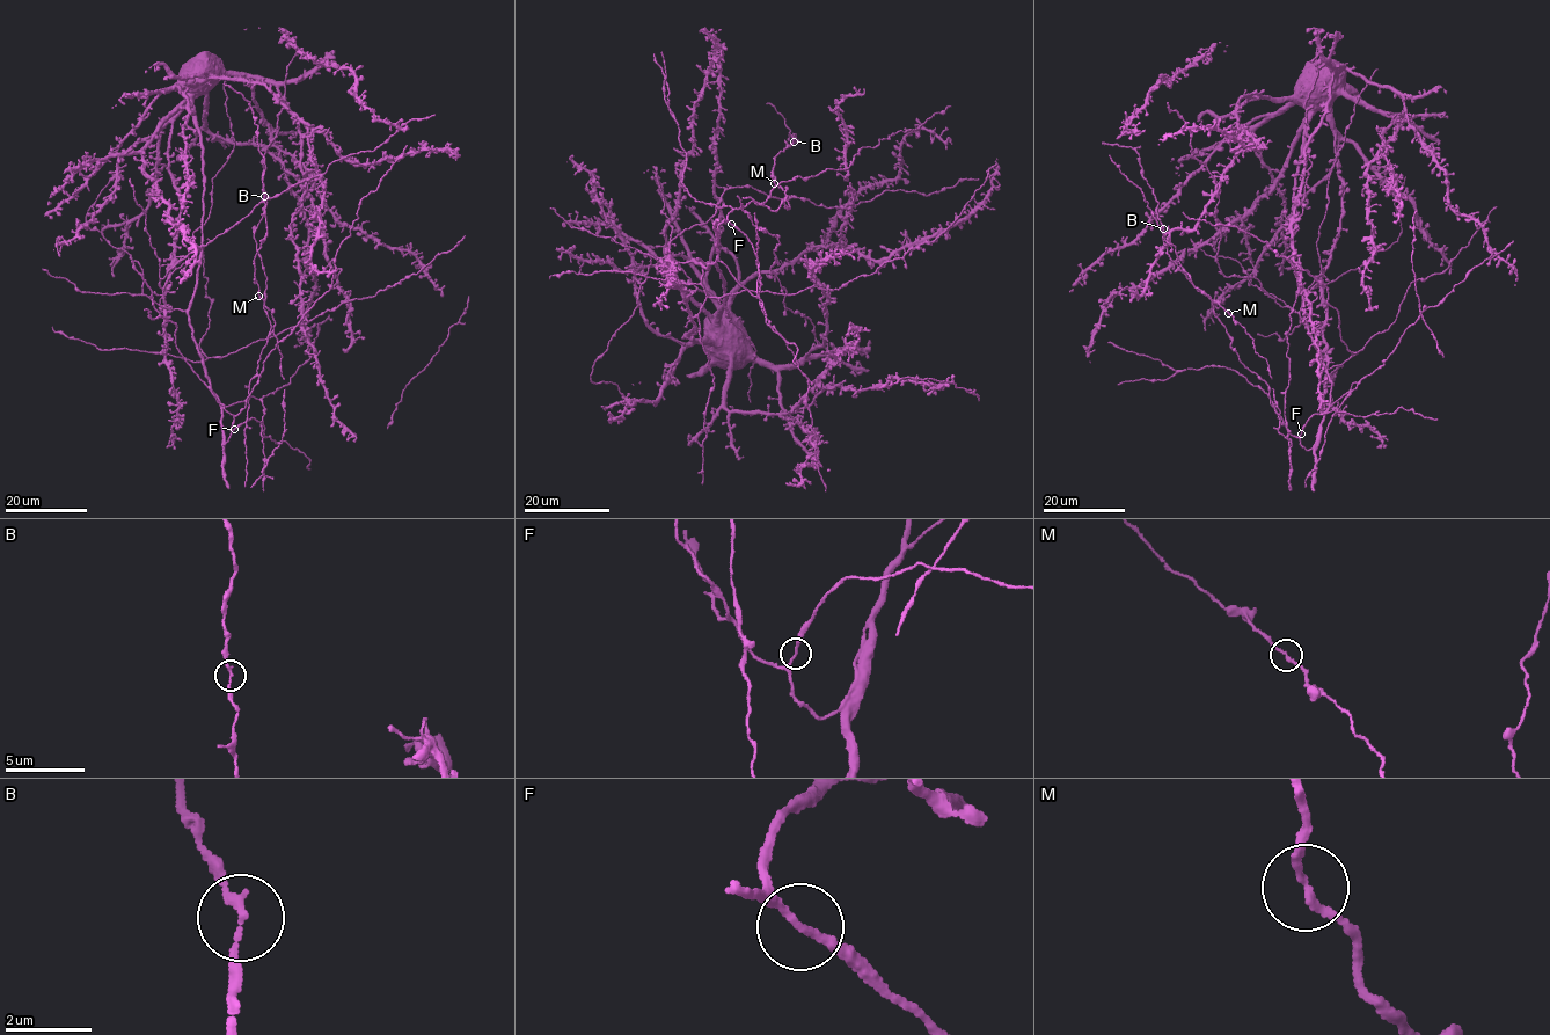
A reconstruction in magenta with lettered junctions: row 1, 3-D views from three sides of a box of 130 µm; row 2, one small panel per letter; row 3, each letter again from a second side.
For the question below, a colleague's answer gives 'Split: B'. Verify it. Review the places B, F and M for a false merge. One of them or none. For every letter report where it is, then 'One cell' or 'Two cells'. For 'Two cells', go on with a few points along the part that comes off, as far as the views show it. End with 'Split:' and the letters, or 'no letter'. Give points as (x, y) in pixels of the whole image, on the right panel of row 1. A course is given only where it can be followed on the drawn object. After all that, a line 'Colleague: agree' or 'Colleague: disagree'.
B: Place: (1163, 228). One cell
F: Place: (1301, 434). One cell
M: Place: (1228, 313). One cell
Split: no letter
Colleague: disagree

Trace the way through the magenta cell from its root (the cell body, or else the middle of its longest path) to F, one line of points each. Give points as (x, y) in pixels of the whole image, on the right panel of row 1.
F: (1303, 306), (1308, 335), (1331, 390), (1320, 441), (1306, 449), (1300, 443), (1301, 432)

